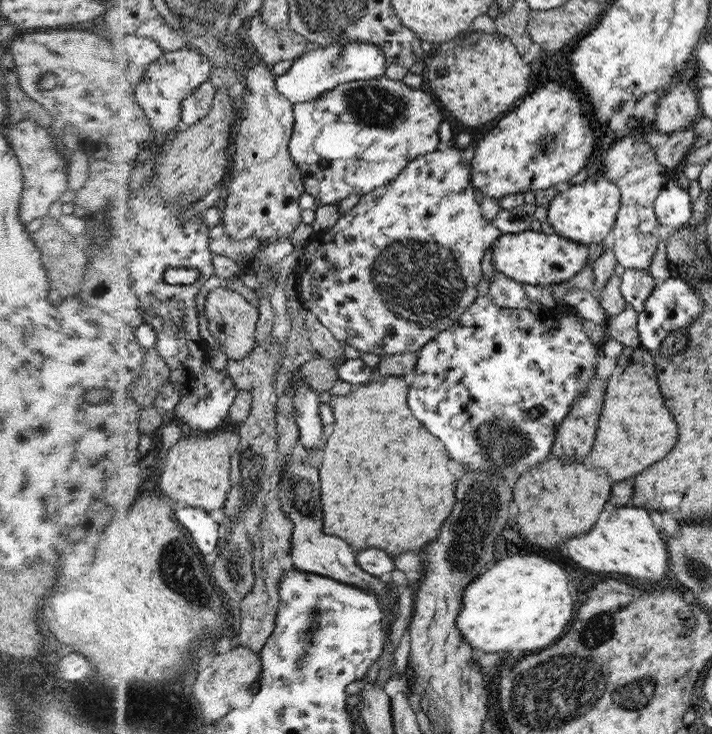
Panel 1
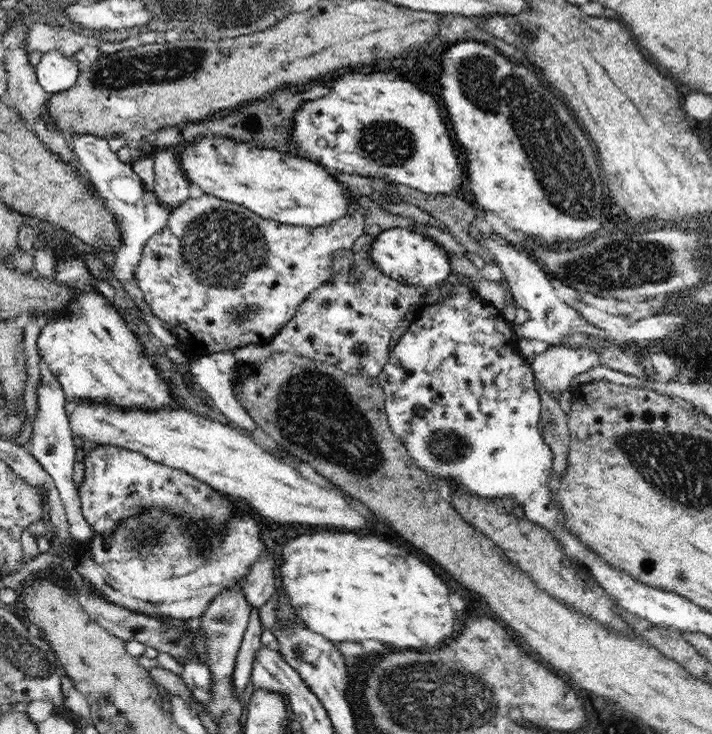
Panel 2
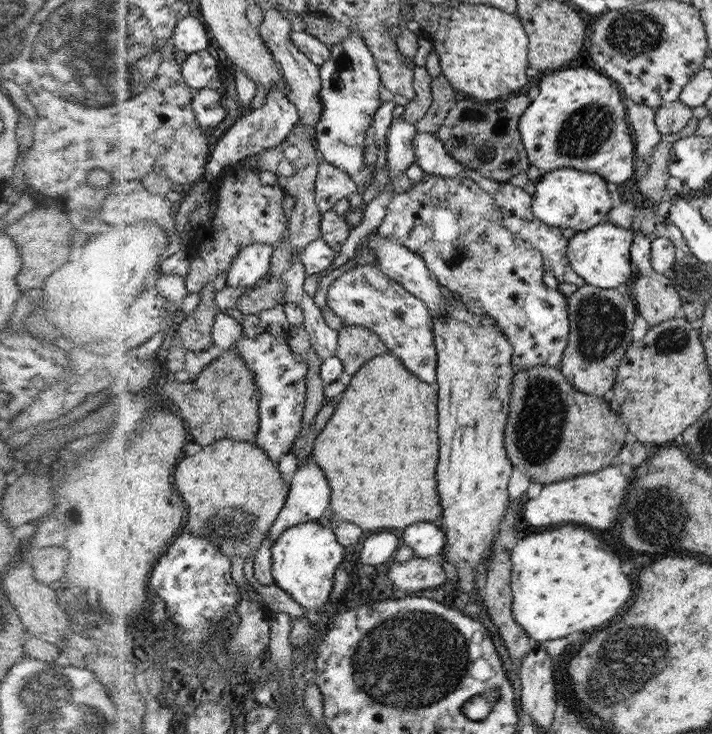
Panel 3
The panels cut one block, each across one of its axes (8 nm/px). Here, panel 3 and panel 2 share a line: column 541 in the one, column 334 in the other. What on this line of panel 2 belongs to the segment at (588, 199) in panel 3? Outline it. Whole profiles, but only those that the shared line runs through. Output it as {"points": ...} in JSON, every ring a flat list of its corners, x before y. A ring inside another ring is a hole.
{"points":[[218,135,196,138,190,146,183,147,176,154,181,172,189,180,189,184,198,186,202,192,221,201,245,206,262,218,293,226,328,226,345,214,346,207,358,207,350,197,352,194,336,180,333,172,314,160,299,158,298,155,285,154,272,148,250,146,248,143]]}

